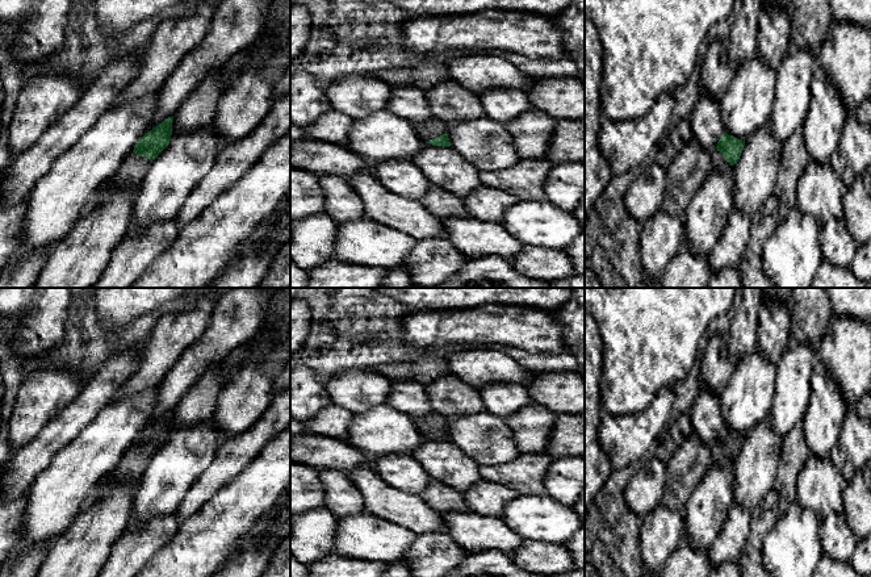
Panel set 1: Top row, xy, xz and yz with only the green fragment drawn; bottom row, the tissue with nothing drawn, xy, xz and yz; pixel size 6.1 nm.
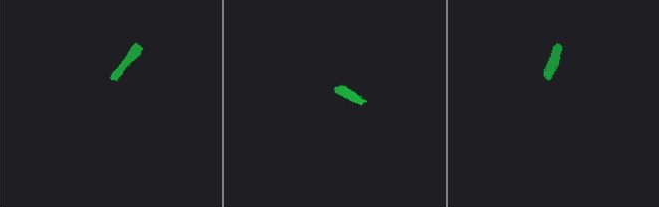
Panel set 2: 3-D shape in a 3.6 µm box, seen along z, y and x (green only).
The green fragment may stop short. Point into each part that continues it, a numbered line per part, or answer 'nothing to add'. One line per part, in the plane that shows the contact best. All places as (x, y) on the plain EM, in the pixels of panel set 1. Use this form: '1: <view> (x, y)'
1: yz (719, 458)

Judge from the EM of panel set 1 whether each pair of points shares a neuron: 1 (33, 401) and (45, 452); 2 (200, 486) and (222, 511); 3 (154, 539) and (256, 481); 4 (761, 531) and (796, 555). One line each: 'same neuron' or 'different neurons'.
1: different neurons
2: different neurons
3: different neurons
4: different neurons

